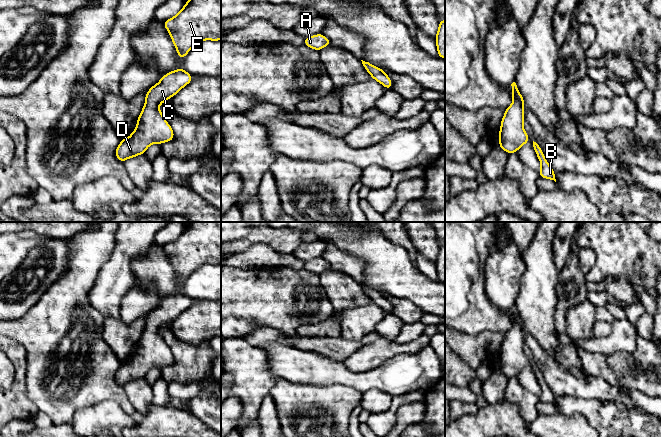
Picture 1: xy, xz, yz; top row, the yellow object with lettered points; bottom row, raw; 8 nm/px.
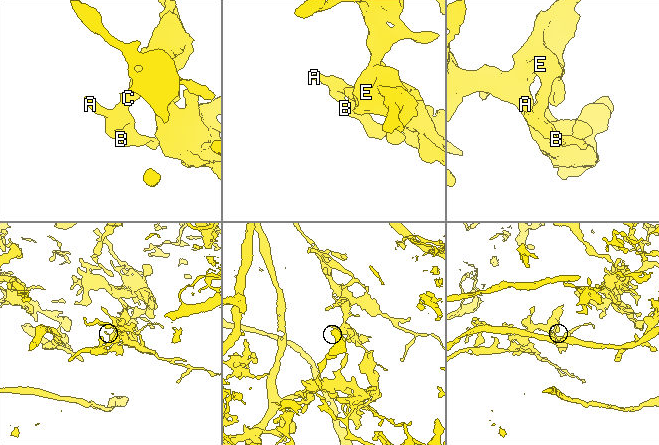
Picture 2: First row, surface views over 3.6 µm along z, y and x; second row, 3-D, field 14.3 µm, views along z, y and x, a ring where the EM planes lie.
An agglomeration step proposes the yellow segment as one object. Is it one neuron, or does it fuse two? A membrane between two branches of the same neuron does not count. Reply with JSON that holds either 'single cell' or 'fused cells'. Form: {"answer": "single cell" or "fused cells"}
{"answer": "single cell"}

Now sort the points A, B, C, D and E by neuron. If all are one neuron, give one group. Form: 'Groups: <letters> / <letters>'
Groups: A B C D E

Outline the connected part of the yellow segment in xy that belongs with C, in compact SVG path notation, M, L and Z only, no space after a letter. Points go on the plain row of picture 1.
M180 291L161 301L160 305L148 314L136 353L127 363L121 363L116 372L115 379L119 385L123 387L129 382L144 378L151 368L163 368L174 363L172 351L158 333L163 326L175 320L193 303Z

